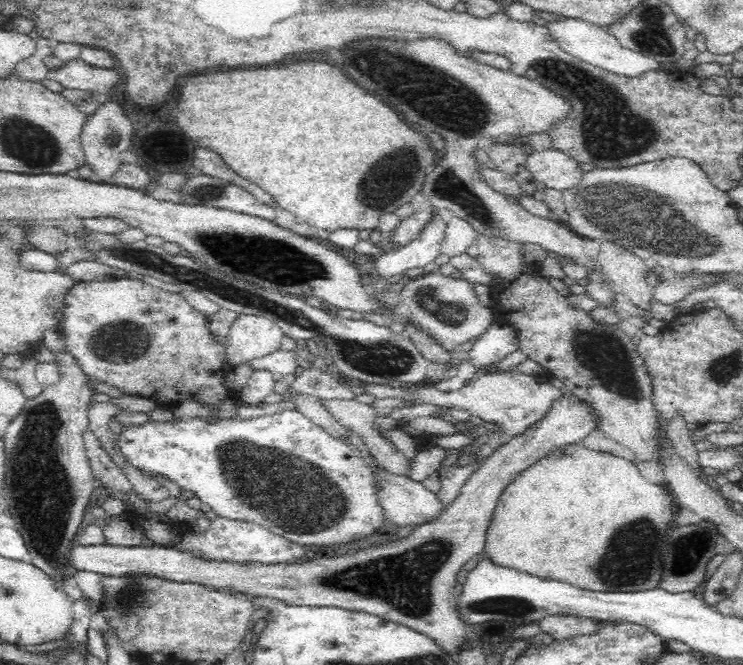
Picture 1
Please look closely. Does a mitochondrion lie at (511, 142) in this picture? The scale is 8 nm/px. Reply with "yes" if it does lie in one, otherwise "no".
no

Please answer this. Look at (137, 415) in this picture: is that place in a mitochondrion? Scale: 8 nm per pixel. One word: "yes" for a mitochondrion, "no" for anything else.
no

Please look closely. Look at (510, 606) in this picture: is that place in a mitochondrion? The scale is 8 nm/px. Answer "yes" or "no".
yes

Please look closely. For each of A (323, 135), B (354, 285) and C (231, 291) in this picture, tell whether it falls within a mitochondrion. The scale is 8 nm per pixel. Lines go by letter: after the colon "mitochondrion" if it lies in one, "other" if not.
A: other
B: other
C: mitochondrion

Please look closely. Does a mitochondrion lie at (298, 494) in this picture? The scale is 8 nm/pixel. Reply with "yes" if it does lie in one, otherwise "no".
yes

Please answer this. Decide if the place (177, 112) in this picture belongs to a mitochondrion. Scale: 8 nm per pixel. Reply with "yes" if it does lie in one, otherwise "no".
no

